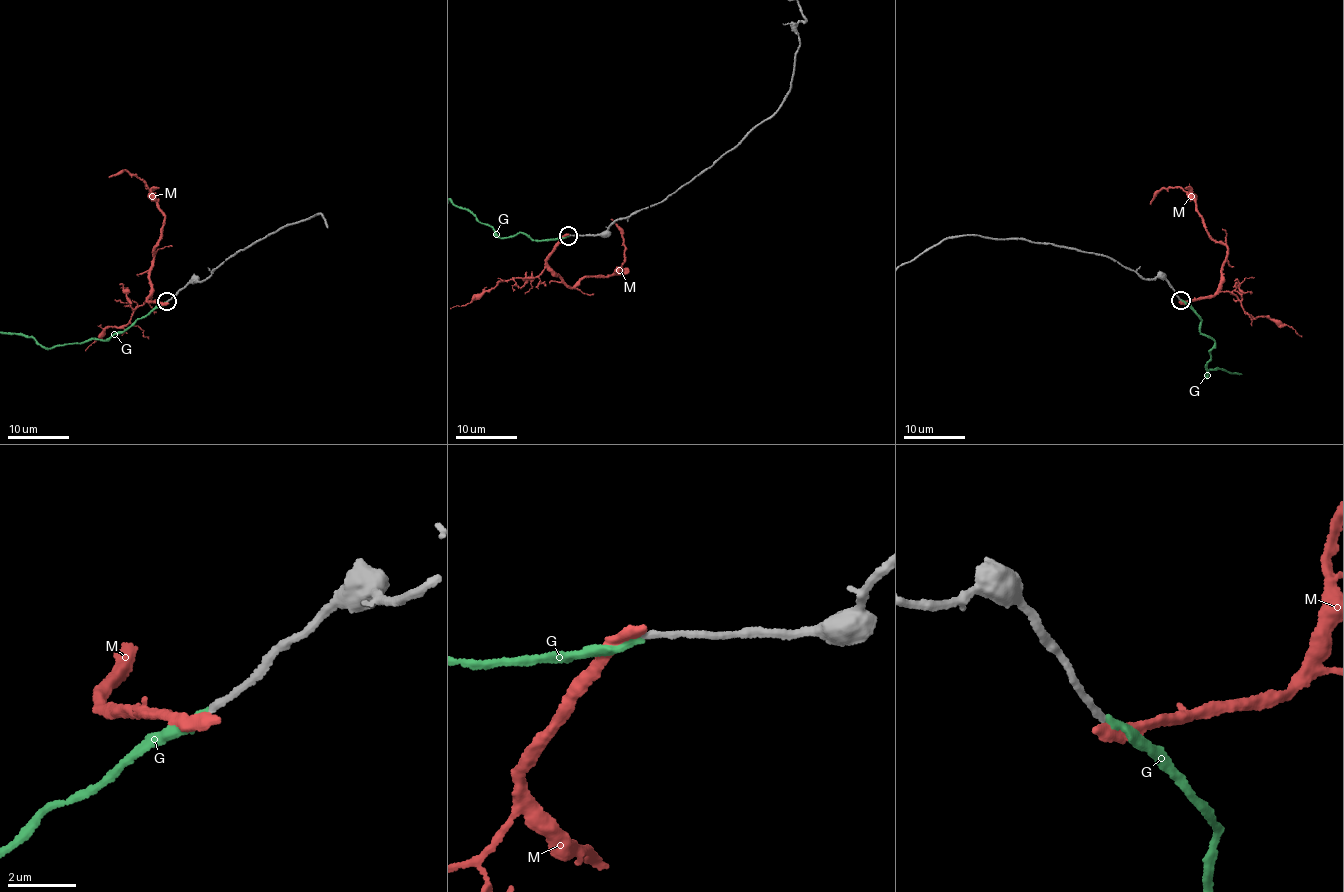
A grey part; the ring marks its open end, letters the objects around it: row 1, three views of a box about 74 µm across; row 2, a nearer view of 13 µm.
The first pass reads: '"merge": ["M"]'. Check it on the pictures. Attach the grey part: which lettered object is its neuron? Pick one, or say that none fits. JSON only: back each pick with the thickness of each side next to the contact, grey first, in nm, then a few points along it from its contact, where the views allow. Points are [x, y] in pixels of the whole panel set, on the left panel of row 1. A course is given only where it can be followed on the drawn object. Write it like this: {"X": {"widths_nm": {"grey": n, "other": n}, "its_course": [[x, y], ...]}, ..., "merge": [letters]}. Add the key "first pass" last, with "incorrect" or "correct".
{"G": {"widths_nm": {"grey": 180, "other": 200}, "its_course": [[167, 301], [155, 306], [127, 329], [103, 339], [46, 348], [33, 337]]}, "merge": ["G"], "first pass": "incorrect"}

